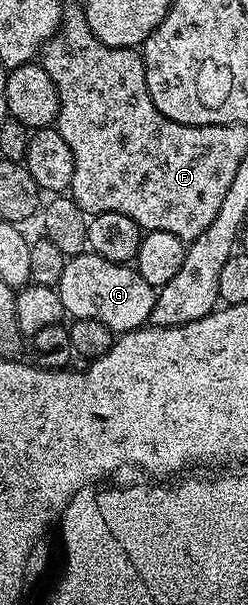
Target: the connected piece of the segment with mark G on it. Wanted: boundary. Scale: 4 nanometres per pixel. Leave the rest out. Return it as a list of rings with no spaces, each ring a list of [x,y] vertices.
[[[91,252],[71,255],[65,261],[58,289],[65,315],[73,319],[98,320],[98,324],[106,324],[106,328],[114,332],[141,329],[156,307],[157,287],[146,284],[136,269]]]

